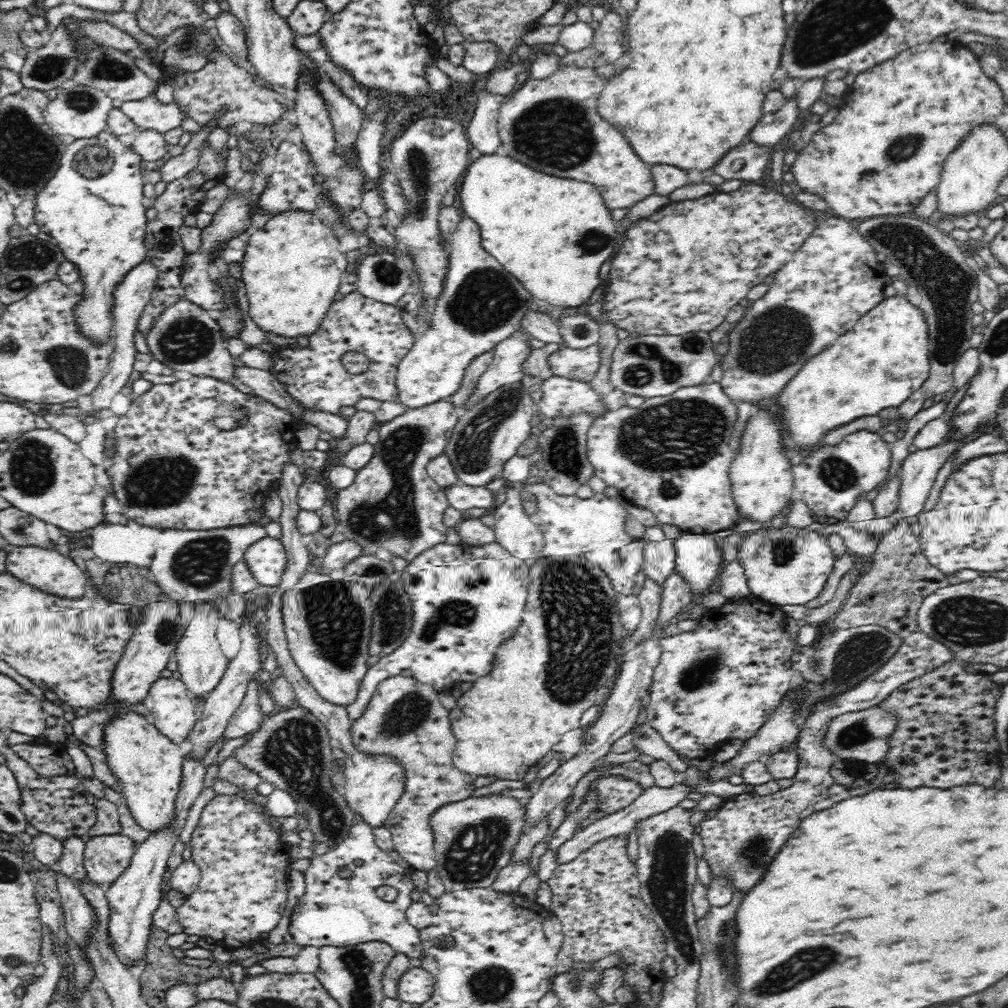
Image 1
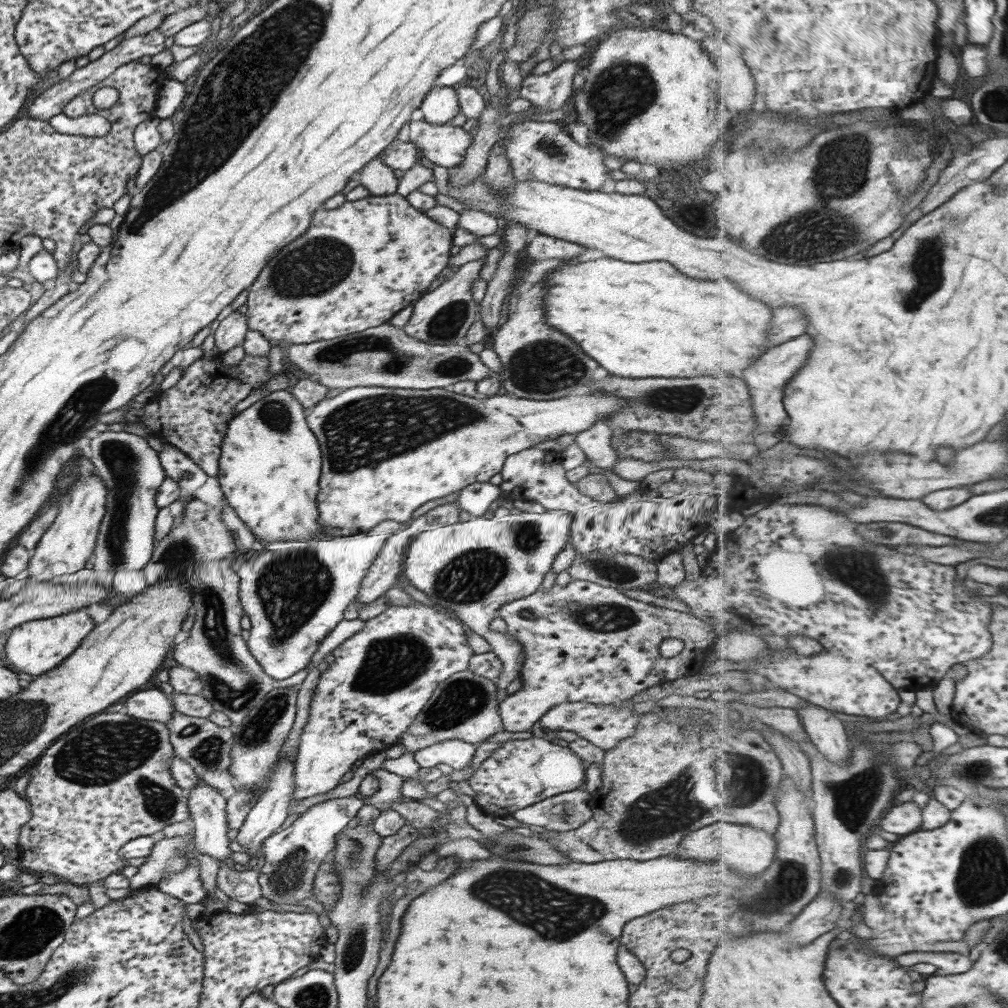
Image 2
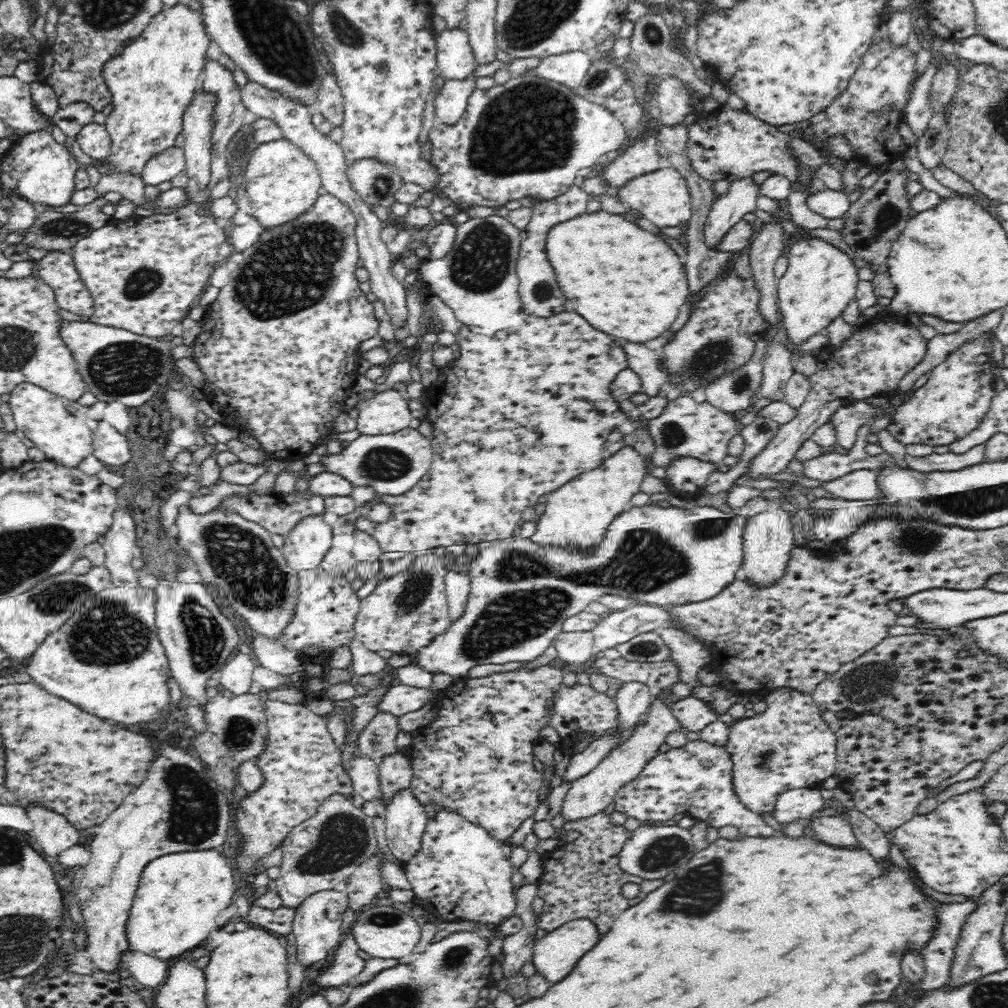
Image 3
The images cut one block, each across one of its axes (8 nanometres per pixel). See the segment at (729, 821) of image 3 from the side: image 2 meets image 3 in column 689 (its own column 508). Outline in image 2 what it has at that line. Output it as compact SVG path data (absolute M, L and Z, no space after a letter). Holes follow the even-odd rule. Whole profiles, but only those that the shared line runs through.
M532 736L528 740L504 742L479 764L468 784L475 792L474 803L483 813L492 817L510 816L515 810L544 798L581 788L585 770L583 762L568 747Z

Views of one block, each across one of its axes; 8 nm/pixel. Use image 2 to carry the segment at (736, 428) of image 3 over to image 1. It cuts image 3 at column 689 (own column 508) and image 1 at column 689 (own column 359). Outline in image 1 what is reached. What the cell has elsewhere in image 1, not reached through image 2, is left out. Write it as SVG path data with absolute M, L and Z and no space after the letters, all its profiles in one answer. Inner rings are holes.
M708 382L698 386L687 386L676 389L674 394L664 397L654 397L644 400L640 408L630 408L622 403L617 410L606 411L603 415L596 417L587 432L586 454L588 462L592 465L593 474L601 478L608 486L613 486L621 494L621 497L629 504L649 508L658 525L676 524L684 533L711 533L717 530L732 529L738 522L740 511L736 501L732 498L732 483L729 479L729 468L735 457L735 451L730 445L738 425L738 408L726 394L724 387L716 382Z

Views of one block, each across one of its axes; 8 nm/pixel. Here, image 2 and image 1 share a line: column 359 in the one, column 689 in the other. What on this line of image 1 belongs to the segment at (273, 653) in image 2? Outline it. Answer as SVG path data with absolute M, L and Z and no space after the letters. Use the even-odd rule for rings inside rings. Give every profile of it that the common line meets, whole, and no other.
M683 533L681 538L674 540L674 548L676 551L676 569L678 573L684 576L684 580L692 587L692 593L698 597L700 593L708 591L712 586L714 578L716 581L717 574L723 567L721 559L721 542L708 537L708 533L694 534Z

